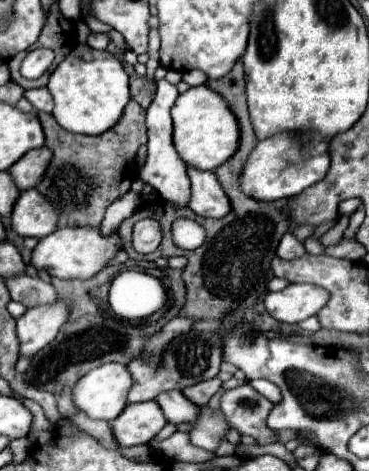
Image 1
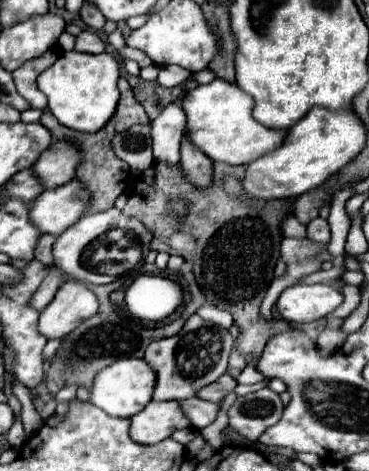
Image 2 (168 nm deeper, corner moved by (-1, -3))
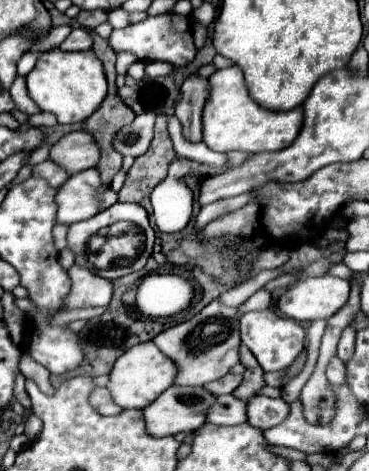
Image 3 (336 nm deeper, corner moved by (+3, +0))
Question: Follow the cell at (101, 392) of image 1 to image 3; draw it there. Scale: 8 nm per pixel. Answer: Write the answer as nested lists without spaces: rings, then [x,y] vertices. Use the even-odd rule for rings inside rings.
[[[146,341],[146,343],[134,345],[126,353],[122,353],[116,359],[116,363],[114,363],[108,377],[110,379],[108,379],[106,389],[110,391],[110,397],[118,407],[122,407],[122,409],[144,409],[164,389],[168,389],[172,385],[174,363],[152,341]]]

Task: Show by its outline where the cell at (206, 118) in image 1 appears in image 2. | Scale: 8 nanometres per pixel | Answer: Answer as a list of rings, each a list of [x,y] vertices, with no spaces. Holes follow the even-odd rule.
[[[222,78],[186,92],[182,108],[186,112],[186,132],[190,134],[190,140],[204,154],[208,154],[210,160],[220,160],[230,166],[246,166],[254,162],[256,158],[278,148],[288,134],[288,130],[272,130],[256,122],[252,116],[254,100],[236,84]]]

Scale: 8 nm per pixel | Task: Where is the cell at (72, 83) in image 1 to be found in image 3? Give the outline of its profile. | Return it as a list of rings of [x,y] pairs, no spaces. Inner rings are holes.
[[[60,49],[42,53],[36,67],[26,77],[28,93],[42,111],[54,113],[58,123],[82,123],[90,117],[106,97],[106,73],[94,51],[66,53]]]

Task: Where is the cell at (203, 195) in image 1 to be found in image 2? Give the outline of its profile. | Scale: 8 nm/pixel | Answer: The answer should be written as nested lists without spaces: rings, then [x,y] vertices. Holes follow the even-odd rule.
[[[184,134],[182,138],[182,170],[186,172],[186,176],[198,184],[198,186],[208,186],[210,184],[210,176],[212,176],[212,160],[200,152],[200,148],[196,148],[192,144],[192,140]]]

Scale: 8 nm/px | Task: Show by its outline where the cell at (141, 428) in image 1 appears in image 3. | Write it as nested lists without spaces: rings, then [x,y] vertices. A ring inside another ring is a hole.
[[[168,387],[156,401],[142,409],[146,433],[150,437],[176,435],[180,431],[196,431],[206,423],[206,407],[214,403],[214,395],[206,389]]]

